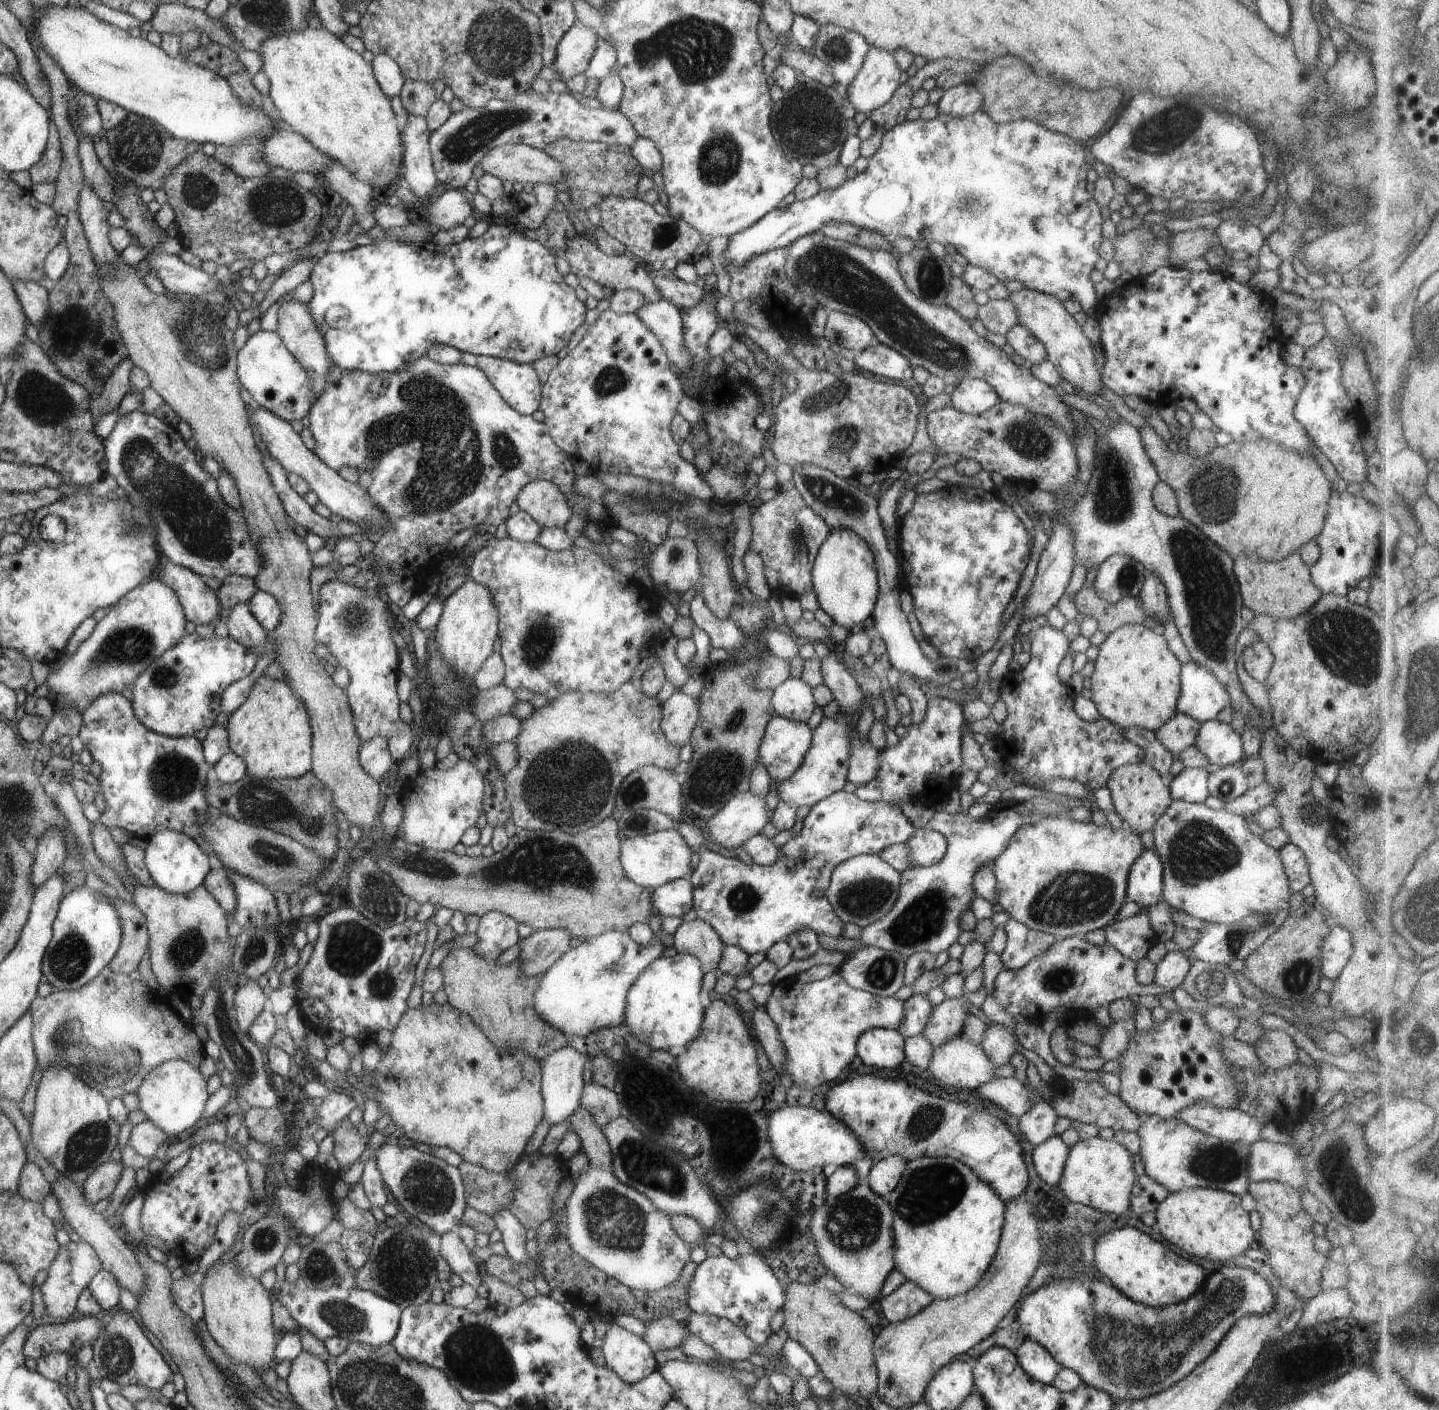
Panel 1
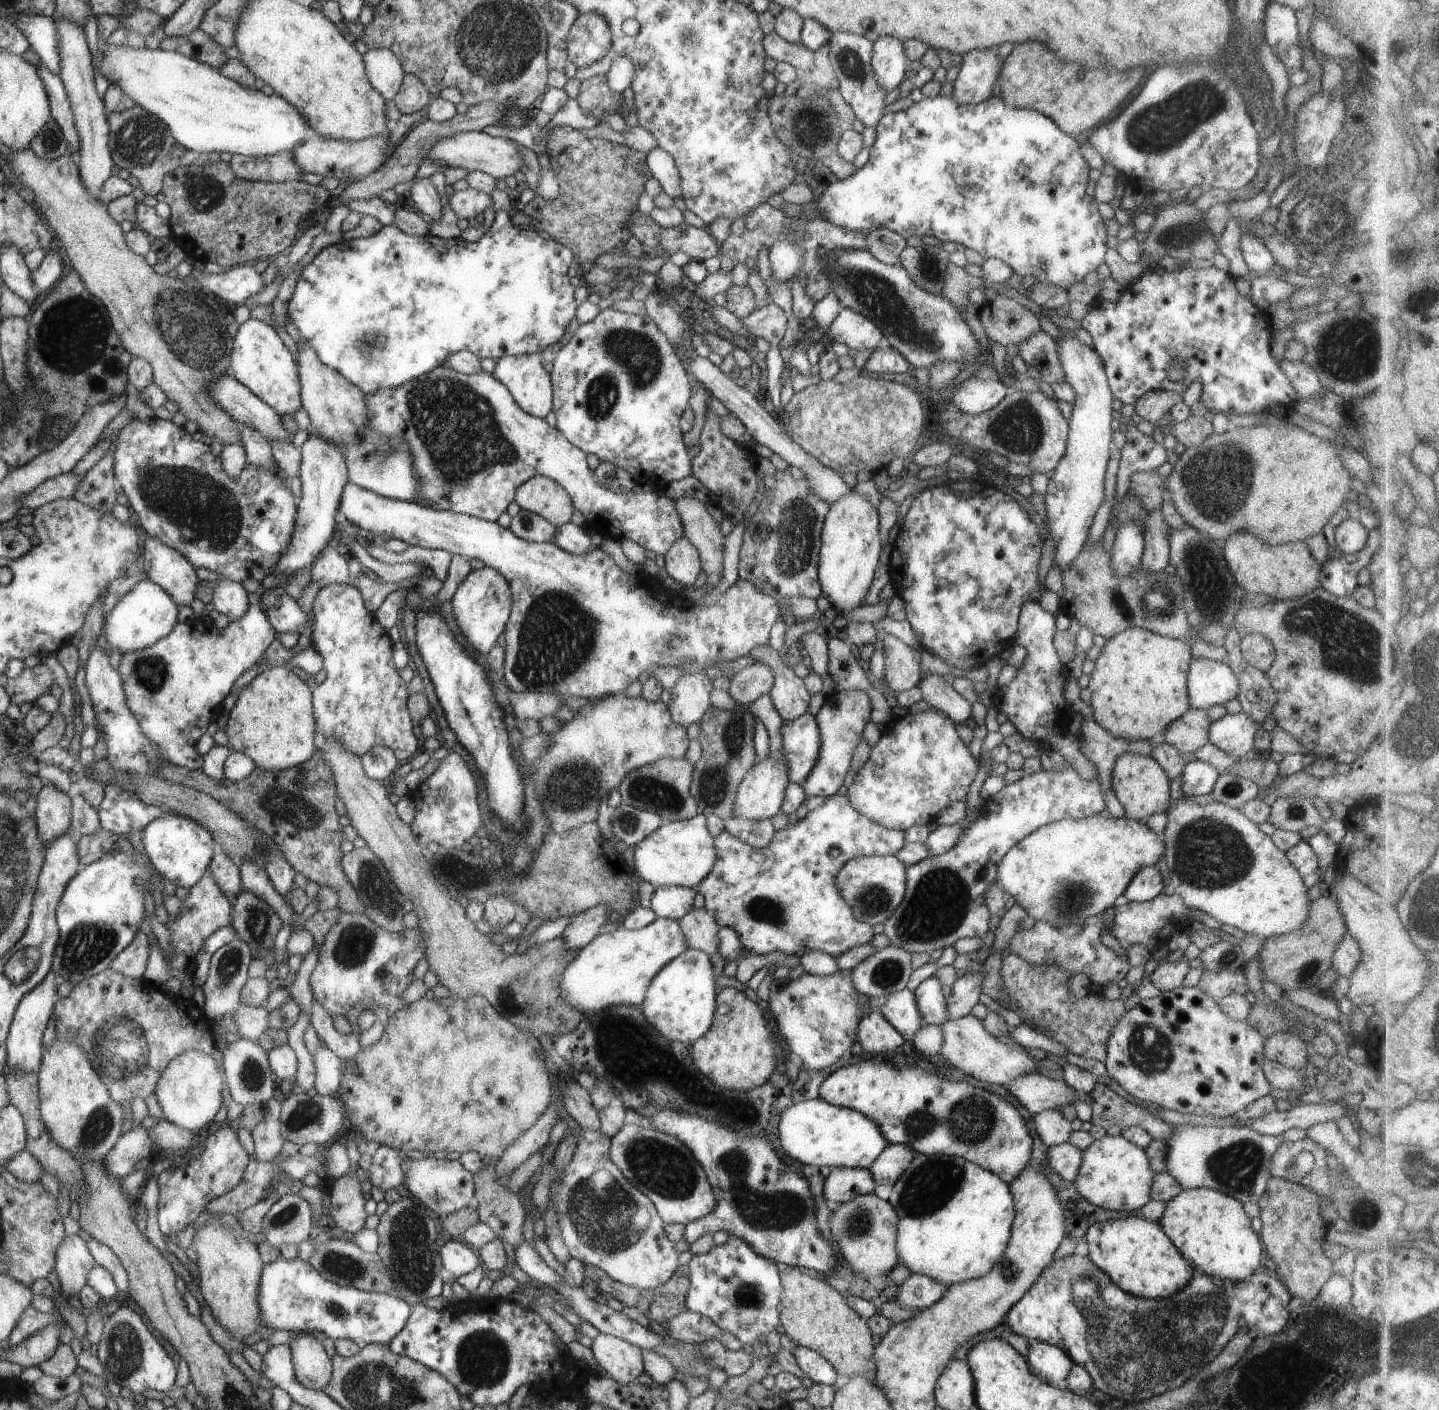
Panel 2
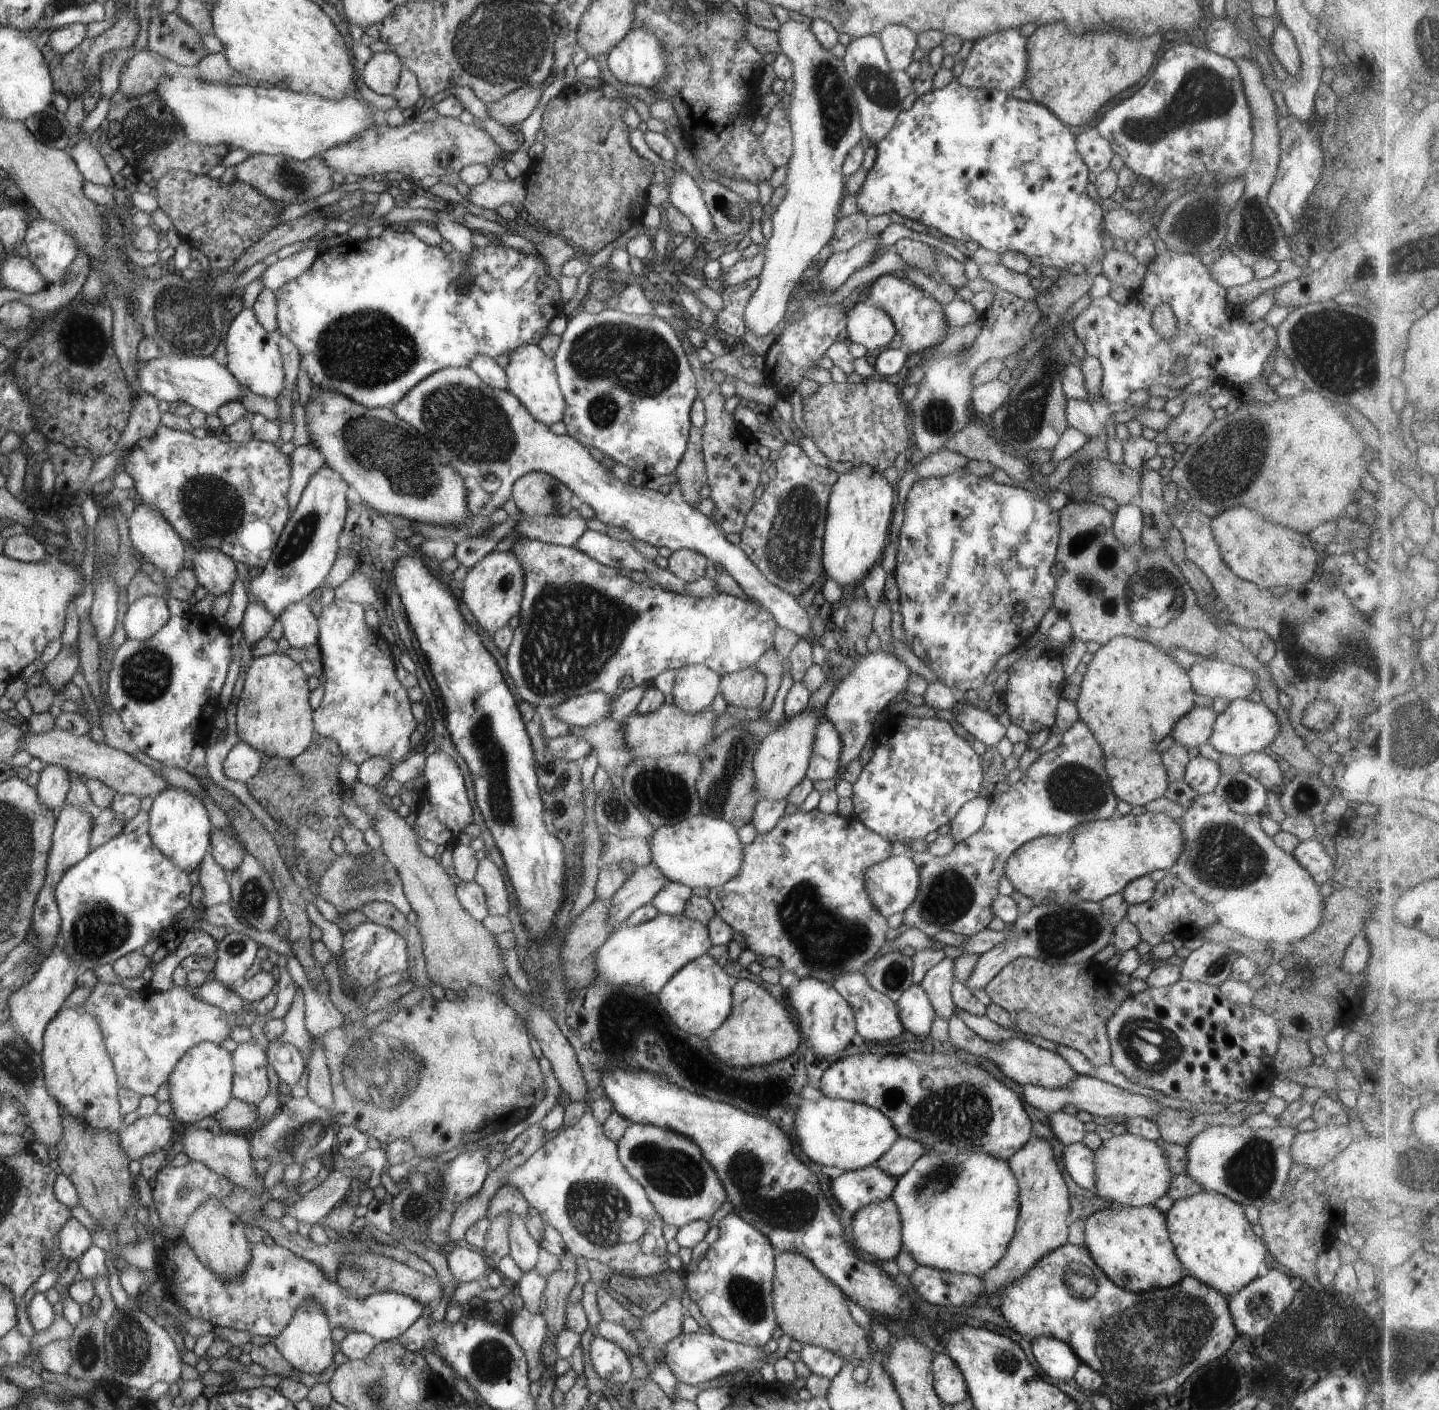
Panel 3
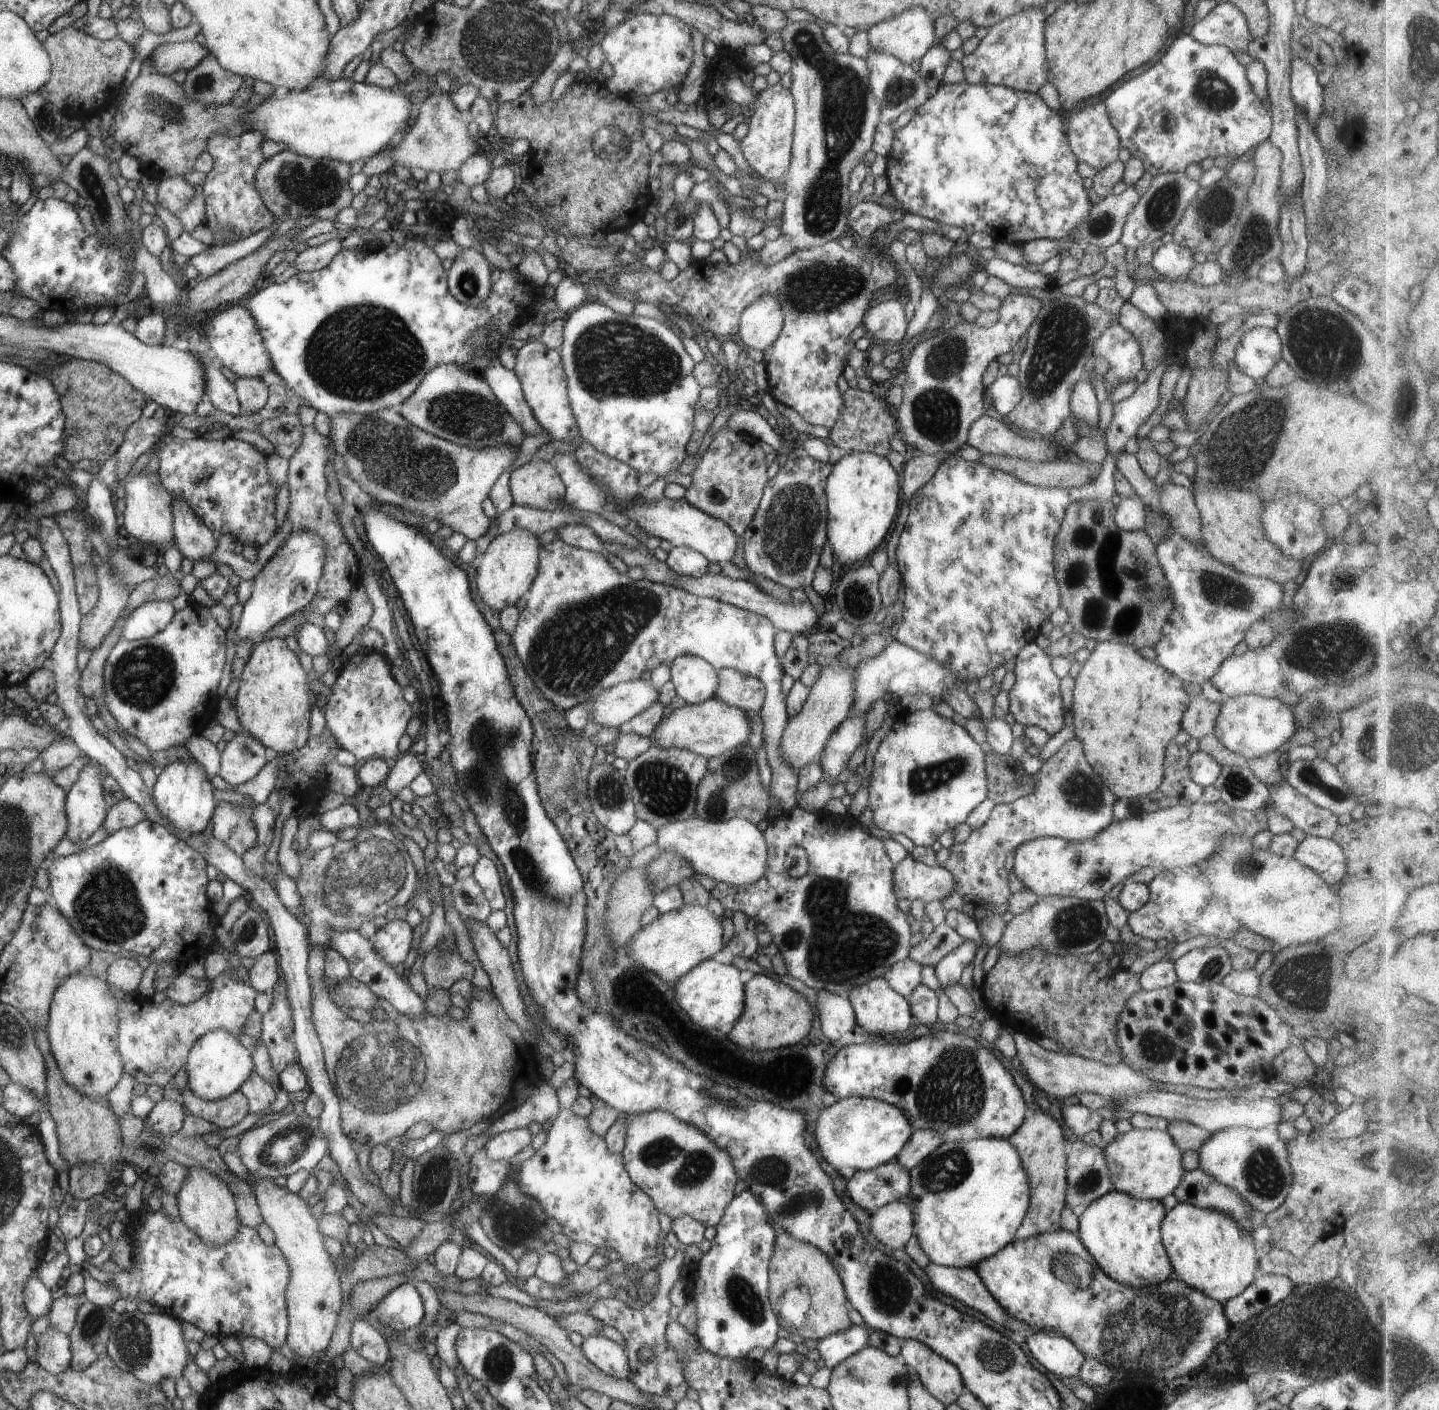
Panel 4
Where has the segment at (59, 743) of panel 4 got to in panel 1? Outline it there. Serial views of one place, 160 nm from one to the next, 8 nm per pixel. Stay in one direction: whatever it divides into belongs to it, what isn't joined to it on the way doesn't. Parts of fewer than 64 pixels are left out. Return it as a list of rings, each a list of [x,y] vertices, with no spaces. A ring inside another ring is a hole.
[[[58,828],[47,830],[37,840],[37,852],[32,866],[34,890],[39,889],[50,877],[58,873],[67,859],[66,834]]]

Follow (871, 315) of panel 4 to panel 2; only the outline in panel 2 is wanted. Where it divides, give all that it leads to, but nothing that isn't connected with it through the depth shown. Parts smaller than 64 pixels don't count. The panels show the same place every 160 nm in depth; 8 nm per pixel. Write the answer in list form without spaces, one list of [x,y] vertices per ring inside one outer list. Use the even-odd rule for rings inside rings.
[[[846,308],[839,311],[826,333],[832,343],[841,342],[860,352],[874,350],[883,337],[883,332],[873,320]]]

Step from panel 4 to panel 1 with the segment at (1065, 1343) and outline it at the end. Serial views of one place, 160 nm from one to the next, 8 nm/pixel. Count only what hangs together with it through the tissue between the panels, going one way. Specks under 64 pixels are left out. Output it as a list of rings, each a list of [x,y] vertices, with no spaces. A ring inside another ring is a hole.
[[[1024,1338],[1013,1350],[1018,1364],[1035,1381],[1051,1385],[1056,1373],[1063,1367],[1041,1344]]]

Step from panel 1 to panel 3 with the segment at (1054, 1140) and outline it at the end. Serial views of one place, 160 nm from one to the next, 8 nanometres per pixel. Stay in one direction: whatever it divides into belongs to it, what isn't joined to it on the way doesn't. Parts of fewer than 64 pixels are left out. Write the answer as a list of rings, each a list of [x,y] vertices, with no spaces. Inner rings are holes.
[[[1082,1143],[1065,1145],[1062,1164],[1066,1172],[1083,1189],[1092,1189],[1095,1185],[1094,1151]]]

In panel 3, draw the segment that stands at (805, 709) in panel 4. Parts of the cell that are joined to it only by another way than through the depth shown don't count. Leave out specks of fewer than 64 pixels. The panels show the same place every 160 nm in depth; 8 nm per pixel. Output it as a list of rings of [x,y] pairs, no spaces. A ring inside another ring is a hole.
[[[825,707],[812,713],[808,709],[799,715],[786,718],[784,724],[774,732],[761,739],[753,758],[755,776],[754,790],[759,801],[784,801],[790,791],[806,776],[814,733],[817,724],[824,721]]]

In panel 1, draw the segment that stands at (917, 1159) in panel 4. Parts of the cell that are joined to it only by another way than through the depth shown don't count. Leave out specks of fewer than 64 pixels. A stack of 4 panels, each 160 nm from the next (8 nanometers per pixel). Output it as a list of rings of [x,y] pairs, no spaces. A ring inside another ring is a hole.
[[[892,1155],[875,1162],[868,1173],[866,1184],[884,1198],[897,1188],[906,1163],[900,1155]]]

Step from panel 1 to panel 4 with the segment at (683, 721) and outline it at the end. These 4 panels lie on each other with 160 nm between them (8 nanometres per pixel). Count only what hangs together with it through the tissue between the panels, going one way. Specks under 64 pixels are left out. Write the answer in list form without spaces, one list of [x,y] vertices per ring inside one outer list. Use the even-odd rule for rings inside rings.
[[[680,655],[670,666],[671,681],[676,696],[686,704],[698,705],[715,696],[719,676],[706,659],[694,655]]]

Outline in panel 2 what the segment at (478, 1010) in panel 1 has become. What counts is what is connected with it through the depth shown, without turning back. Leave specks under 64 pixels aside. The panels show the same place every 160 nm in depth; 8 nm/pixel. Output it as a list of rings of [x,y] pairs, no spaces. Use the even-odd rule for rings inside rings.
[[[320,739],[319,754],[332,771],[337,796],[344,802],[346,815],[350,818],[349,825],[356,830],[357,836],[364,838],[367,847],[382,861],[391,881],[398,887],[404,900],[411,900],[414,904],[413,910],[420,919],[418,928],[425,934],[429,970],[438,976],[439,982],[448,988],[451,995],[458,998],[466,1000],[474,995],[487,998],[502,1016],[512,1020],[516,1026],[532,1031],[536,1036],[553,1040],[555,1036],[574,1030],[576,1024],[582,1020],[582,1012],[564,1004],[559,993],[559,982],[577,951],[569,950],[569,947],[565,946],[560,937],[546,941],[544,944],[532,945],[526,952],[521,954],[515,952],[513,955],[505,954],[500,946],[492,944],[488,937],[478,930],[475,922],[468,917],[468,914],[464,914],[464,908],[448,896],[448,890],[446,890],[444,883],[433,874],[432,864],[428,864],[424,860],[422,848],[416,844],[416,840],[412,836],[412,828],[408,828],[400,820],[400,816],[396,814],[396,808],[388,800],[388,790],[384,788],[382,781],[370,780],[369,775],[365,773],[361,756],[345,749],[340,741]]]

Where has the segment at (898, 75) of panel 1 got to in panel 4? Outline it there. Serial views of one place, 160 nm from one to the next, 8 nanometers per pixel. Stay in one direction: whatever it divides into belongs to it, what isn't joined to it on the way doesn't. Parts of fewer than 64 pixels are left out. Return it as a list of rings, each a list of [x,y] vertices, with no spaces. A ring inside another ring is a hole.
[[[912,7],[894,18],[871,26],[867,30],[868,42],[872,49],[895,56],[904,64],[910,65],[914,60],[920,60],[934,42],[937,42],[933,22],[924,8]]]

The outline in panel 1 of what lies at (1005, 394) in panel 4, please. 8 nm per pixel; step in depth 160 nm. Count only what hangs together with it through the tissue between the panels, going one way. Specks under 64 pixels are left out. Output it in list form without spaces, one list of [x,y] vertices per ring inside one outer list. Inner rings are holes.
[[[978,379],[960,381],[950,395],[950,406],[971,415],[987,411],[1000,401],[994,388]]]

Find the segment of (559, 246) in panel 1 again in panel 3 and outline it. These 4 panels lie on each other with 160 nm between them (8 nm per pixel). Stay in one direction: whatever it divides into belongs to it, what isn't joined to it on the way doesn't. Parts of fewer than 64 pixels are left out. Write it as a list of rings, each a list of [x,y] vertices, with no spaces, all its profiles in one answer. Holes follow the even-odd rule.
[[[601,85],[589,87],[583,94],[574,91],[568,92],[568,96],[553,97],[545,108],[540,128],[545,149],[540,158],[532,160],[530,169],[525,173],[523,205],[533,225],[564,239],[579,253],[596,254],[643,220],[643,206],[648,203],[648,186],[657,171],[654,163],[630,146],[628,136],[632,129],[622,120],[629,106],[630,103],[622,95],[615,99],[607,98],[602,93]]]

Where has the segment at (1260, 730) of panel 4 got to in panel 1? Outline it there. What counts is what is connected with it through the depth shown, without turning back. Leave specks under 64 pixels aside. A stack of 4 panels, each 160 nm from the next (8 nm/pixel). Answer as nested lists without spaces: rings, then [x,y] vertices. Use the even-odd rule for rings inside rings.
[[[1216,720],[1206,721],[1198,729],[1195,747],[1209,760],[1212,769],[1233,765],[1234,762],[1244,759],[1242,746],[1242,737],[1230,724]]]

